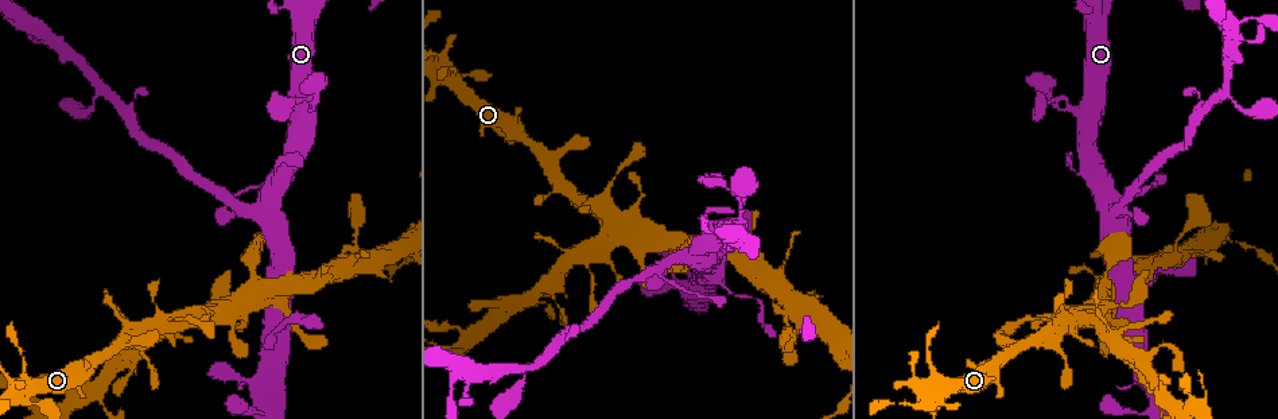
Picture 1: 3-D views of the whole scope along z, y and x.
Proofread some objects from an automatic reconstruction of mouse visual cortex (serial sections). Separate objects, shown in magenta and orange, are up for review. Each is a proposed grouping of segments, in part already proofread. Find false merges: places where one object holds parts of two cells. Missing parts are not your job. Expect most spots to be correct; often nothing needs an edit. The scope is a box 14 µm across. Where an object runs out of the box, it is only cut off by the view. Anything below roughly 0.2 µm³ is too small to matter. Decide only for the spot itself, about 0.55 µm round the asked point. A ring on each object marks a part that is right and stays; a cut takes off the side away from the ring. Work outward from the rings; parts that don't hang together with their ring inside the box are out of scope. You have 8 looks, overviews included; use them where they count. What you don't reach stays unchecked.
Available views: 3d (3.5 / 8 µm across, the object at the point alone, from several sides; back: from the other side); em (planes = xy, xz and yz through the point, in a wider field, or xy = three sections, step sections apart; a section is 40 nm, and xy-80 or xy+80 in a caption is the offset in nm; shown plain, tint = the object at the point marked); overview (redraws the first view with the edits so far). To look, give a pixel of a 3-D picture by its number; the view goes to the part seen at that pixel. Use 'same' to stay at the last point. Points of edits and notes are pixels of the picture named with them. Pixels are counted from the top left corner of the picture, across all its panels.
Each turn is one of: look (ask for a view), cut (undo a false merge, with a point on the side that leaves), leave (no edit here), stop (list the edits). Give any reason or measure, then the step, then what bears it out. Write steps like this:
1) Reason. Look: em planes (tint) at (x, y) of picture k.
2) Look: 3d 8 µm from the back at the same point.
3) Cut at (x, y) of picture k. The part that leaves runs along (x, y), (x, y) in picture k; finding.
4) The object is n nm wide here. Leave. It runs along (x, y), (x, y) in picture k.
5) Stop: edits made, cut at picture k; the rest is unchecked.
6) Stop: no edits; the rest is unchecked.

Abrupt turn. Look: 3d 3.5 µm at (743, 221) of picture 1.

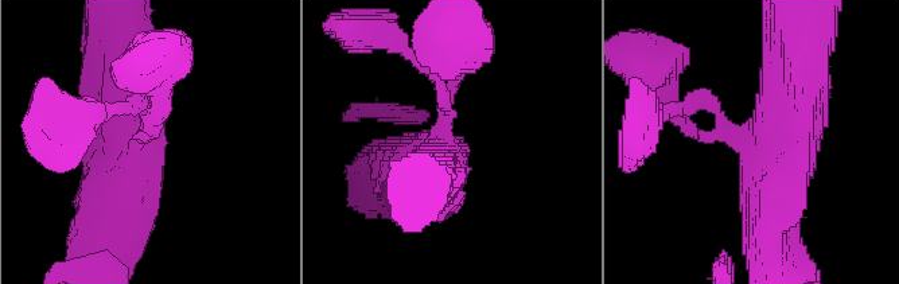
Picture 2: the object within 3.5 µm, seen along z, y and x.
Now the EM. Look: em xy step 5 (tint) at (763, 136) of picture 2.

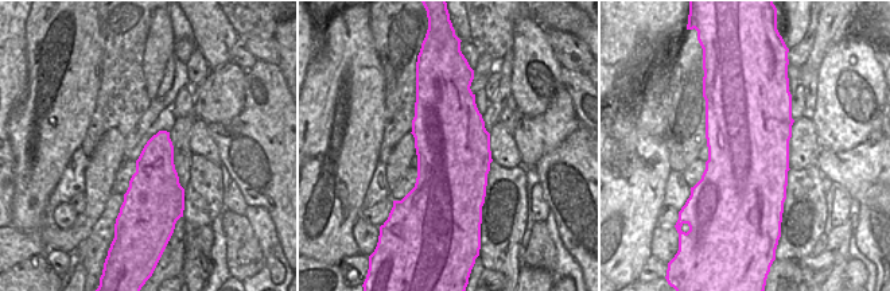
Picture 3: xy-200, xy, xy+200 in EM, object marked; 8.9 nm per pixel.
Leave. It runs along (796, 66), (771, 244) in picture 2; continuous, no second cell.

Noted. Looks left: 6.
Four-way junction. Look: 3d 3.5 µm at (926, 392) of picture 1.

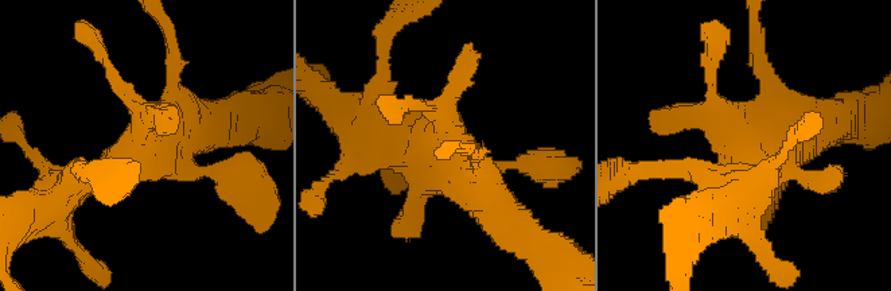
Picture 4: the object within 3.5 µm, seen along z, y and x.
Look: em xy step 2 (tint) at (149, 138) of picture 4.

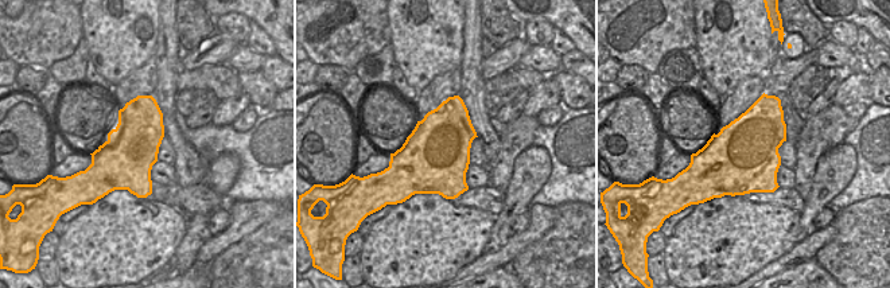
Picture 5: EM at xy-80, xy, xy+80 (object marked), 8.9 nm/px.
Leave. It runs along (504, 217), (400, 131), (388, 103) in picture 4; all the same cell.

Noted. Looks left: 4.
A fork. Look: 3d 3.5 µm at (193, 315) of picture 1.

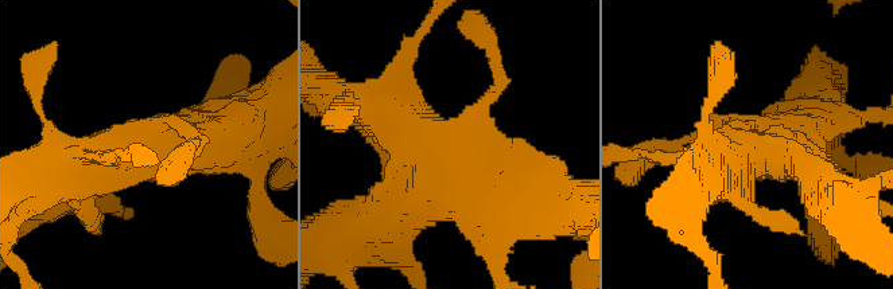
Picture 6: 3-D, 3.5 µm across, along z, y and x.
Look: em xy step 2 (plain) at (153, 149) of picture 6.

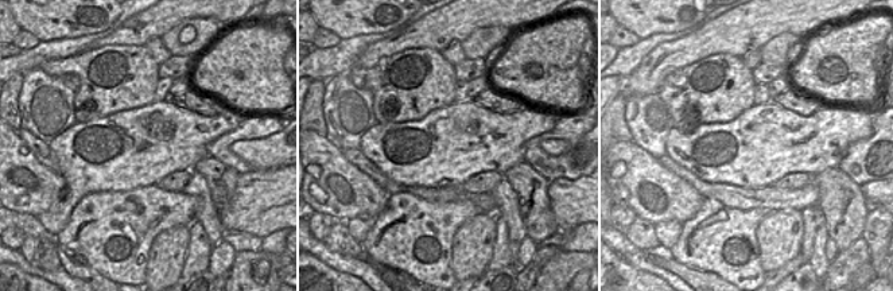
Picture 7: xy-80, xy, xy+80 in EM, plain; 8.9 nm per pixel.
Look: em xy step 2 (tint) at the same point.

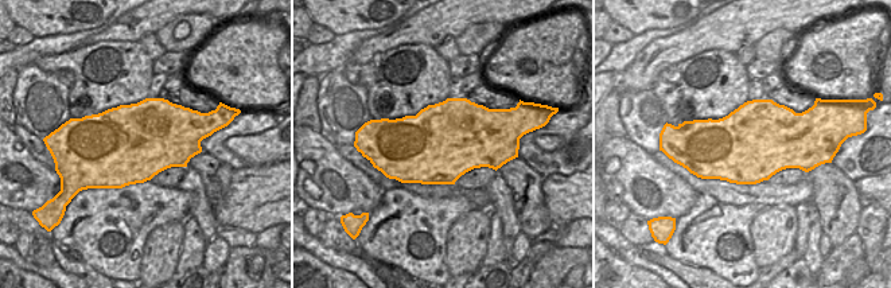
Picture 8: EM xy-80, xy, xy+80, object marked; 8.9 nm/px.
Leave. It runs along (372, 114), (480, 176), (530, 190) in picture 6; all the same cell.

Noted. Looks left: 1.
Stop: no edits; the rest is unchecked.

